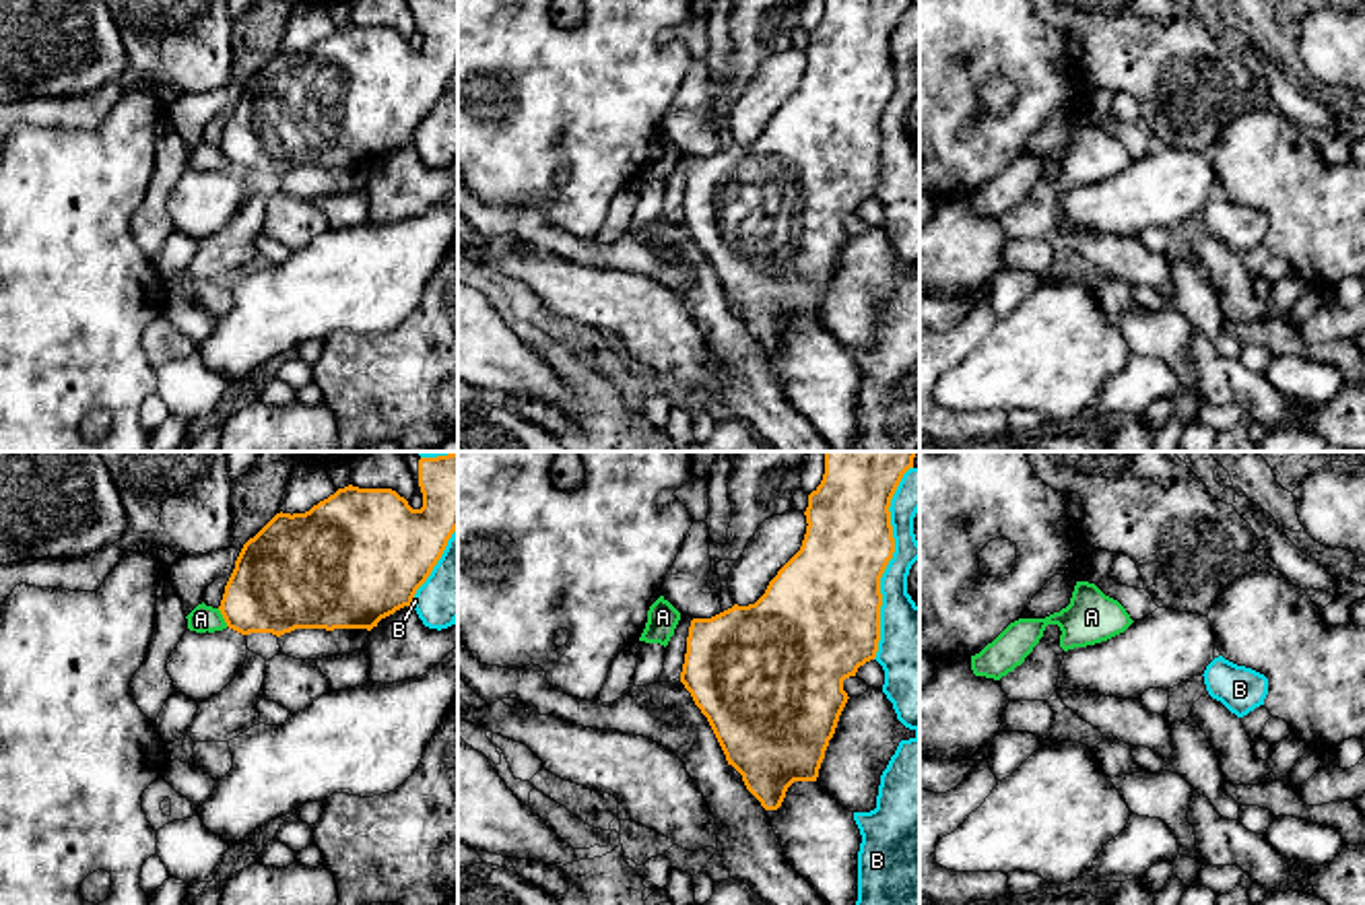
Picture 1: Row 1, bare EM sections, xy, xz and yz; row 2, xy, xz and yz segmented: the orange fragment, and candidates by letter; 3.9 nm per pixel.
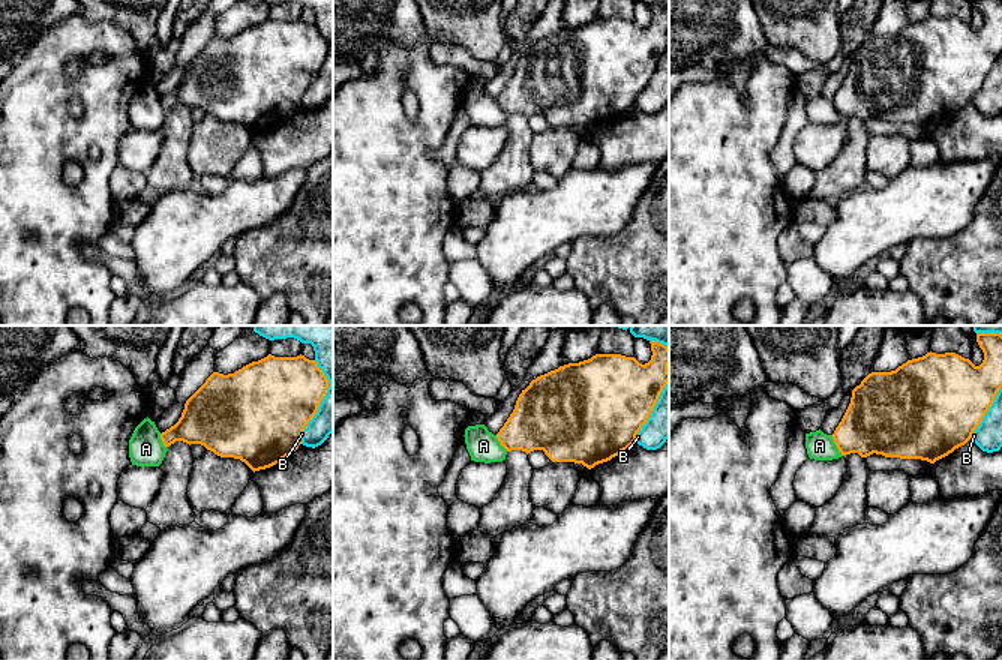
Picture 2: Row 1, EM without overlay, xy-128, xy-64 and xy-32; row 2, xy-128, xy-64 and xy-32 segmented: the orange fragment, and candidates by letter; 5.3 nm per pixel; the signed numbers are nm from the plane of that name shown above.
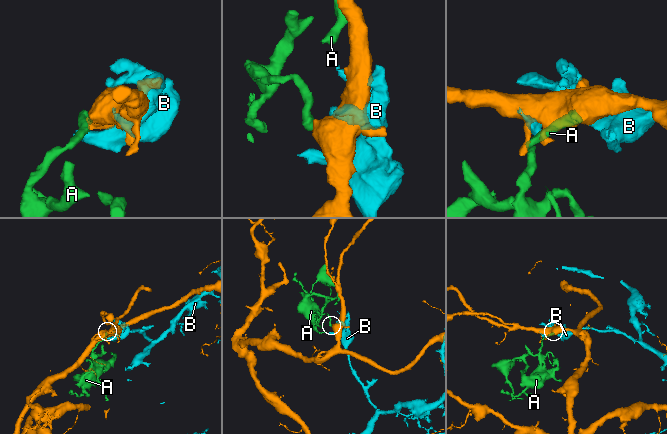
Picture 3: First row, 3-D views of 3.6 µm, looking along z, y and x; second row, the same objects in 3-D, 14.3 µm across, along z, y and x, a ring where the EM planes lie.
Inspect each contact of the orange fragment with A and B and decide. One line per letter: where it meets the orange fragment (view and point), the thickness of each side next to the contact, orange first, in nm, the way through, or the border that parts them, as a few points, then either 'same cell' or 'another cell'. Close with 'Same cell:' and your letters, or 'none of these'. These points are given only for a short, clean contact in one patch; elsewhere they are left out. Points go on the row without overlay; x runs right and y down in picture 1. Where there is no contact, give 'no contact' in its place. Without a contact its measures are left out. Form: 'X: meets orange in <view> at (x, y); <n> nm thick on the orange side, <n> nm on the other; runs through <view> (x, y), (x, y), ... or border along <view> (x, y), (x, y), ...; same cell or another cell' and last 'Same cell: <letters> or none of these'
A: meets orange in xy at (223, 155); 360 nm thick on the orange side, 100 nm on the other; border along xy (217, 147), (227, 163); another cell
B: meets orange in xz at (887, 102); 400 nm thick on the orange side, 190 nm on the other; another cell
Same cell: none of these

